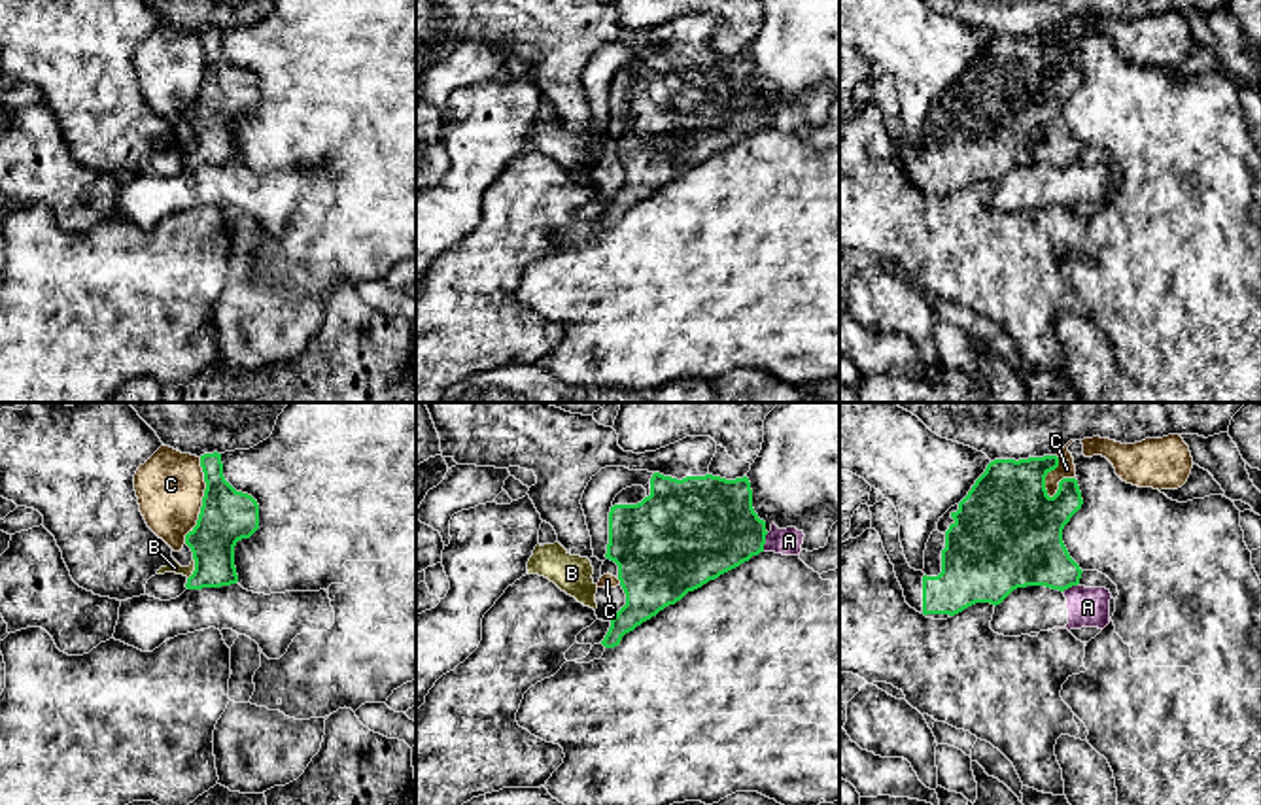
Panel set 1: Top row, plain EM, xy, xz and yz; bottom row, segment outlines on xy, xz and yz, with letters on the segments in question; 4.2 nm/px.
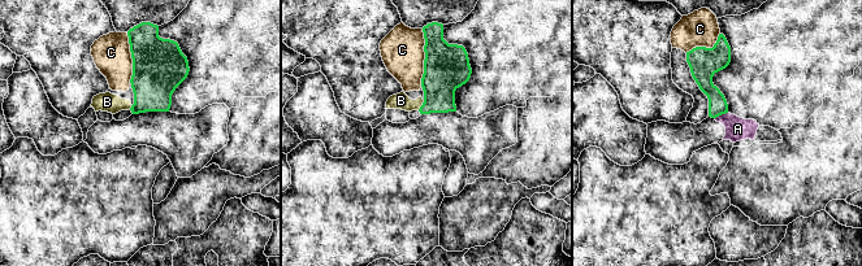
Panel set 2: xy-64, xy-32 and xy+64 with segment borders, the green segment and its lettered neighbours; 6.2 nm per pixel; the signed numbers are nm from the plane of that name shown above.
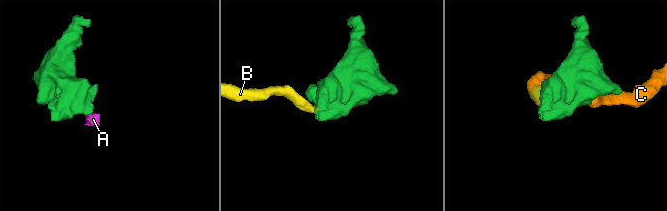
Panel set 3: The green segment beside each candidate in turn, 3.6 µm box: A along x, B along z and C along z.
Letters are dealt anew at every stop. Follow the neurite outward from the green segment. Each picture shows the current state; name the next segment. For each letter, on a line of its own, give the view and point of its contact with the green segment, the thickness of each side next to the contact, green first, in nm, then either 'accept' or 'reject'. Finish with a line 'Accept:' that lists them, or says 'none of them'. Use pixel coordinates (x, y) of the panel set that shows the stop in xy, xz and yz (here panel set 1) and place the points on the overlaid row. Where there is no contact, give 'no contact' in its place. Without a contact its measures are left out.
A: meets green in xz at (764, 543); 400 nm thick on the green side, 120 nm on the other; reject
B: meets green in xy at (195, 569); 220 nm thick on the green side, 50 nm on the other; reject
C: meets green in xy at (203, 501); 220 nm thick on the green side, 280 nm on the other; reject
Accept: none of them

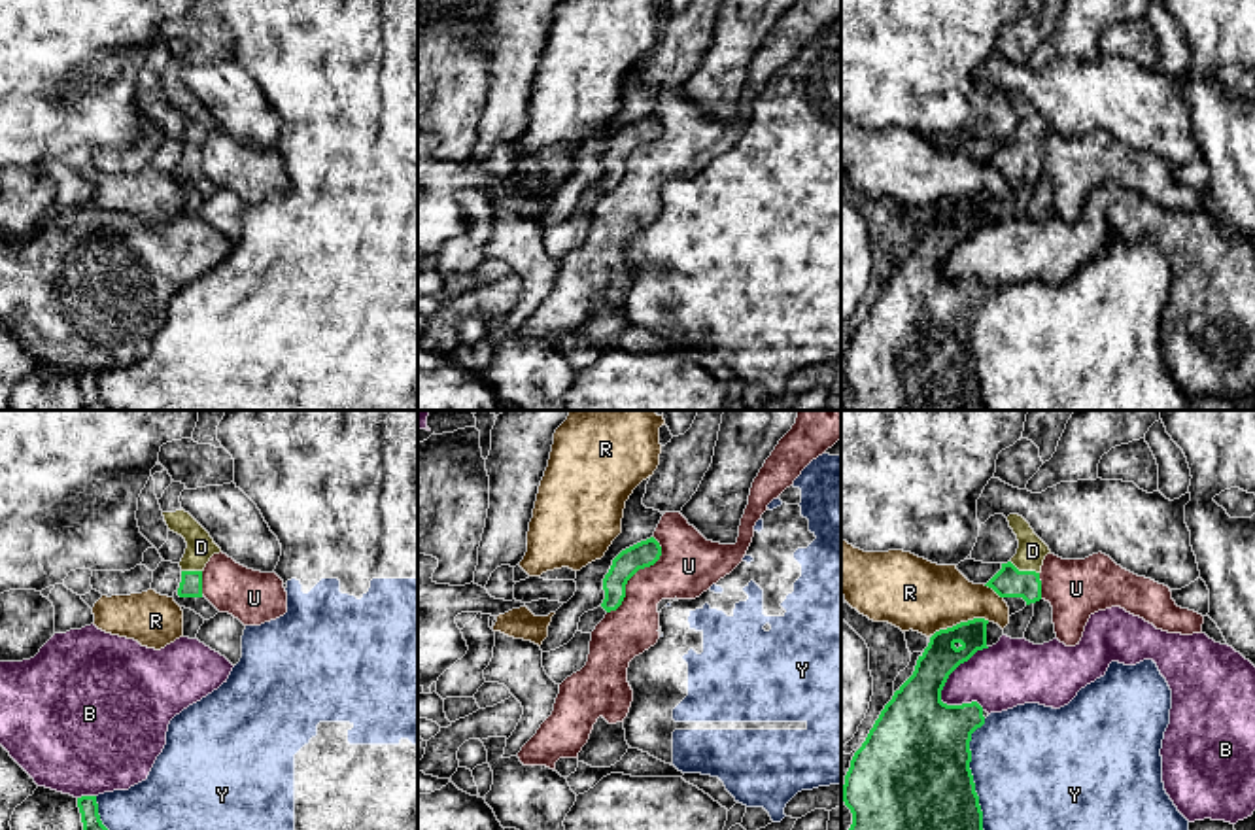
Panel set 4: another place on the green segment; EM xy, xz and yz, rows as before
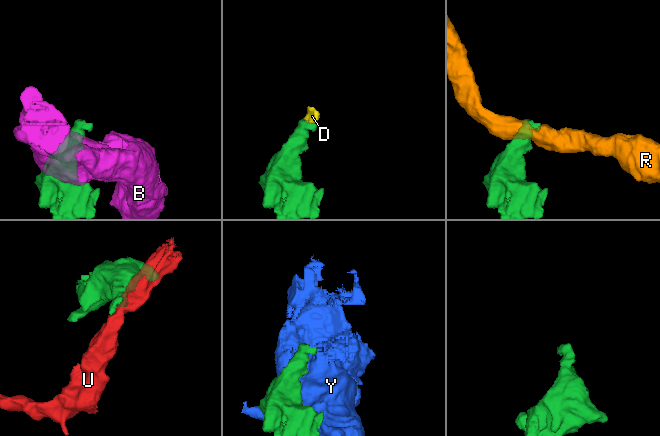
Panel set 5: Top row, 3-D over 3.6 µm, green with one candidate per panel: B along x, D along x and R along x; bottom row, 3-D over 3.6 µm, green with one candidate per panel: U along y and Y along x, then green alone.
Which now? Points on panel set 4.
B: meets green in yz at (955, 668); 240 nm thick on the green side, 280 nm on the other; reject
D: meets green in yz at (1025, 571); 130 nm thick on the green side, 120 nm on the other; accept
R: meets green in yz at (961, 622); 160 nm thick on the green side, 300 nm on the other; reject
U: meets green in xz at (636, 571); 110 nm thick on the green side, 260 nm on the other; reject
Y: meets green in yz at (970, 774); 480 nm thick on the green side, 480 nm on the other; reject
Accept: D

